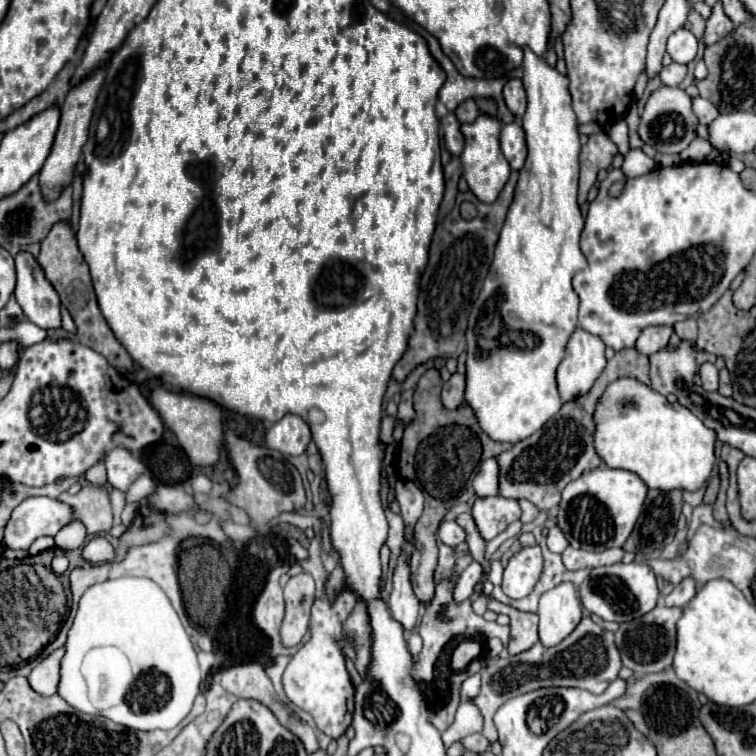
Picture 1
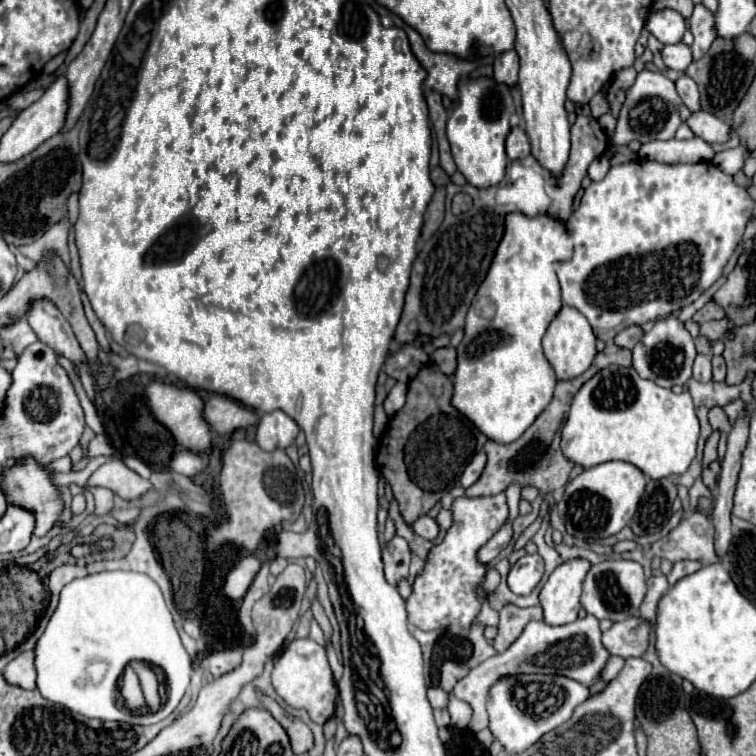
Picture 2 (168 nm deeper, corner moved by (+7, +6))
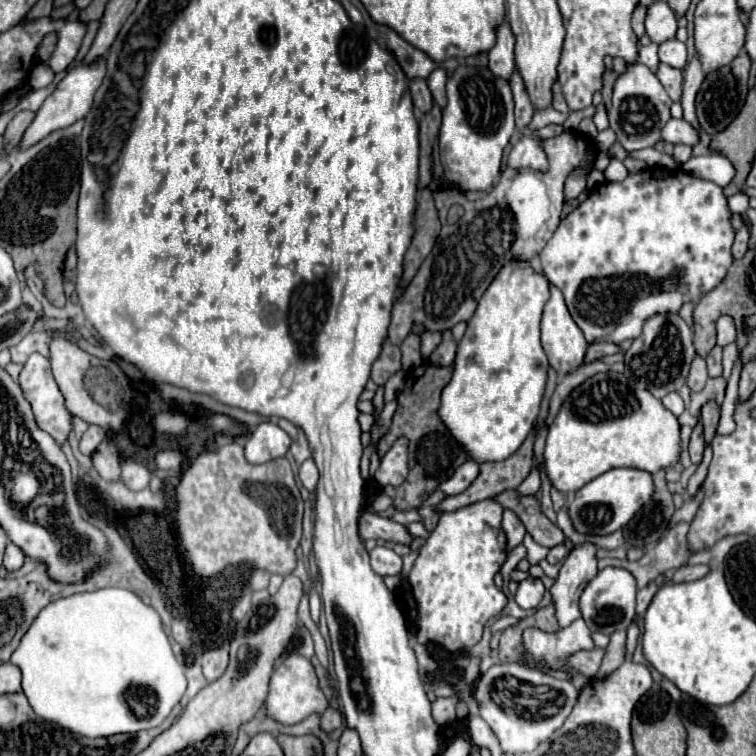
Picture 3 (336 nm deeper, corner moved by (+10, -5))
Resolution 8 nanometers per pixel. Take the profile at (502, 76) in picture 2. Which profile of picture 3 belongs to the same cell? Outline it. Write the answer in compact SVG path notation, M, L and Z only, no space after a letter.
M508 22L496 30L496 46L488 52L488 68L496 78L508 80L514 72L514 34Z

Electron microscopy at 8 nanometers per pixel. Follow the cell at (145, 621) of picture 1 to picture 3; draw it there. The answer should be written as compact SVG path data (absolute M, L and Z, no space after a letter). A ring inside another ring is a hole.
M100 588L94 592L72 594L48 604L38 614L28 634L22 638L10 662L22 670L22 690L34 712L40 718L60 724L62 728L68 728L70 732L82 734L86 738L108 738L114 734L134 734L156 728L168 718L172 708L186 692L184 666L172 654L172 646L158 612L138 594L126 588ZM130 686L146 686L156 692L158 704L152 718L138 720L134 716L124 698L124 692Z

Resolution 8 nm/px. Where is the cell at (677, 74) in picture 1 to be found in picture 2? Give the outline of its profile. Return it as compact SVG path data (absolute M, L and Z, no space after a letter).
M683 41L681 43L673 43L673 45L665 45L663 51L661 51L661 55L663 55L665 65L669 69L679 71L679 73L683 73L689 67L689 63L693 61L691 59L691 47L685 45Z

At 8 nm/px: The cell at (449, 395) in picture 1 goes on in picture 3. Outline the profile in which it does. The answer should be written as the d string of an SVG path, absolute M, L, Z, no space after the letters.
M450 332L442 334L442 344L428 356L428 362L434 366L452 366L456 356L456 342L452 340Z

